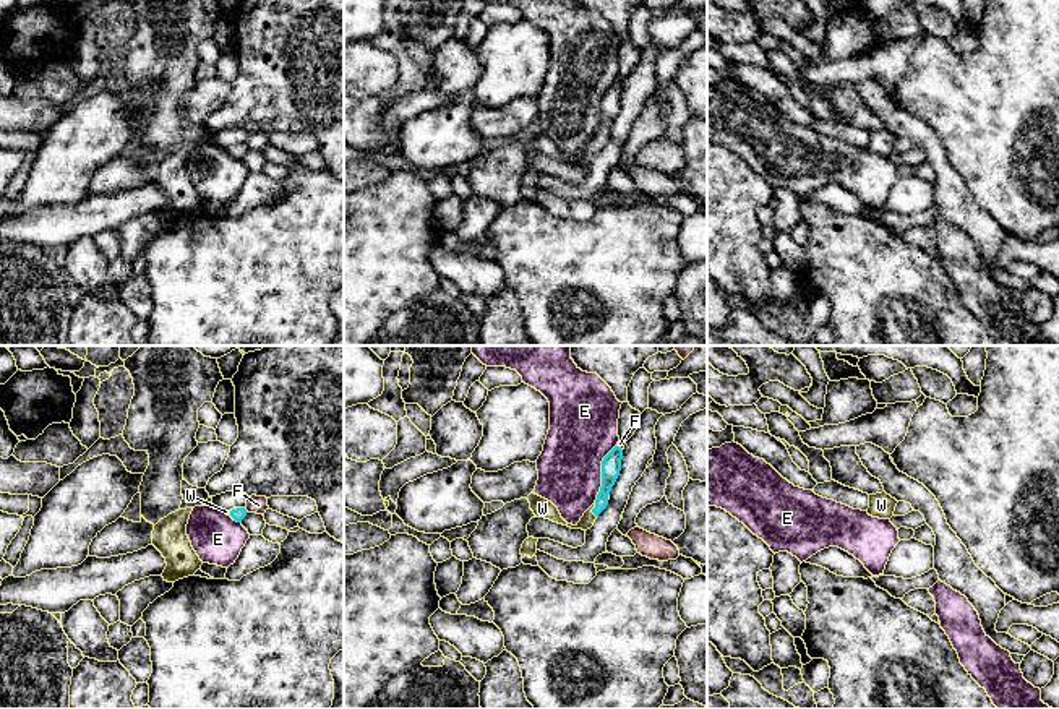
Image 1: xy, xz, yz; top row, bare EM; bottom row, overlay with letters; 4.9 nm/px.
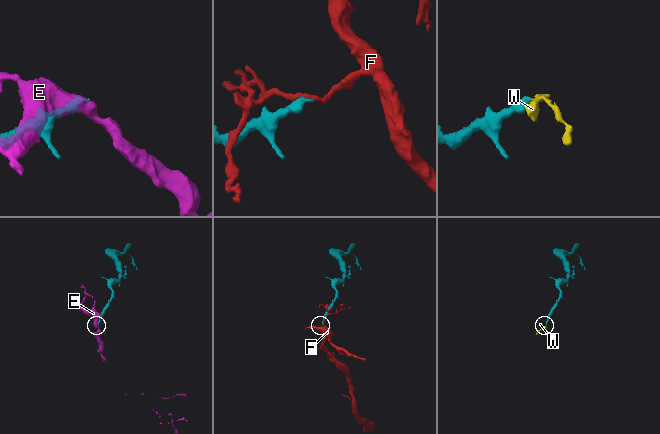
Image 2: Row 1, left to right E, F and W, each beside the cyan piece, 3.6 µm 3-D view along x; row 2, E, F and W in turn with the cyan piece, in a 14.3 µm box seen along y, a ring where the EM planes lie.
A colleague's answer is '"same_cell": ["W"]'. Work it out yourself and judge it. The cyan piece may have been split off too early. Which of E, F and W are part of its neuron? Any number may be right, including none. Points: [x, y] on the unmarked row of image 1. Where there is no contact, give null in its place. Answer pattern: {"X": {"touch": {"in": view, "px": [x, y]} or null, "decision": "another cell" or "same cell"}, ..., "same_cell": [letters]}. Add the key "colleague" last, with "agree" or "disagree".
{"E": {"touch": {"in": "xz", "px": [602, 111]}, "decision": "another cell"}, "F": {"touch": {"in": "xz", "px": [620, 85]}, "decision": "another cell"}, "W": {"touch": {"in": "xz", "px": [592, 146]}, "decision": "same cell"}, "same_cell": ["W"], "colleague": "agree"}

